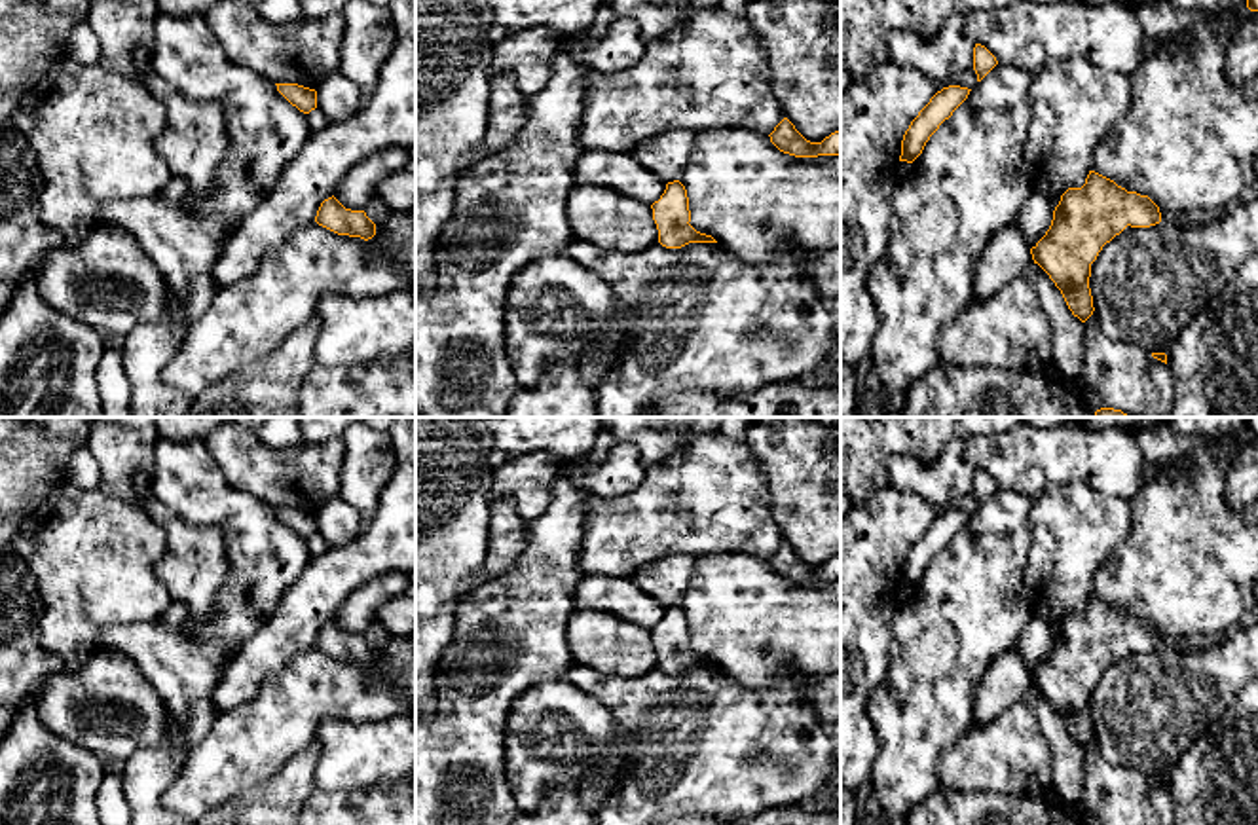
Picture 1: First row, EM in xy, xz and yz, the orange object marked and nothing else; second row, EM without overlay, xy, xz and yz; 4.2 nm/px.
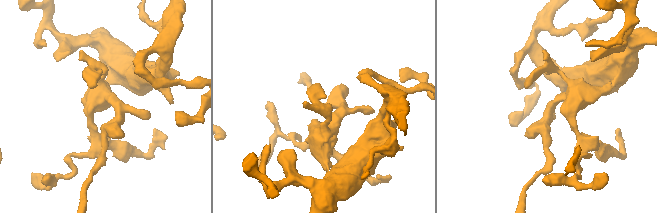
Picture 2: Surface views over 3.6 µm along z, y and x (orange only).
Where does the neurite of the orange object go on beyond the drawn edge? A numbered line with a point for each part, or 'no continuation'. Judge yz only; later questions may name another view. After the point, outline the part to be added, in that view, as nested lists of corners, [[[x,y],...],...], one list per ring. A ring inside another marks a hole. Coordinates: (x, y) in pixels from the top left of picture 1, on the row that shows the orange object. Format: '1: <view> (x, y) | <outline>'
no continuation

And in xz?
no continuation

